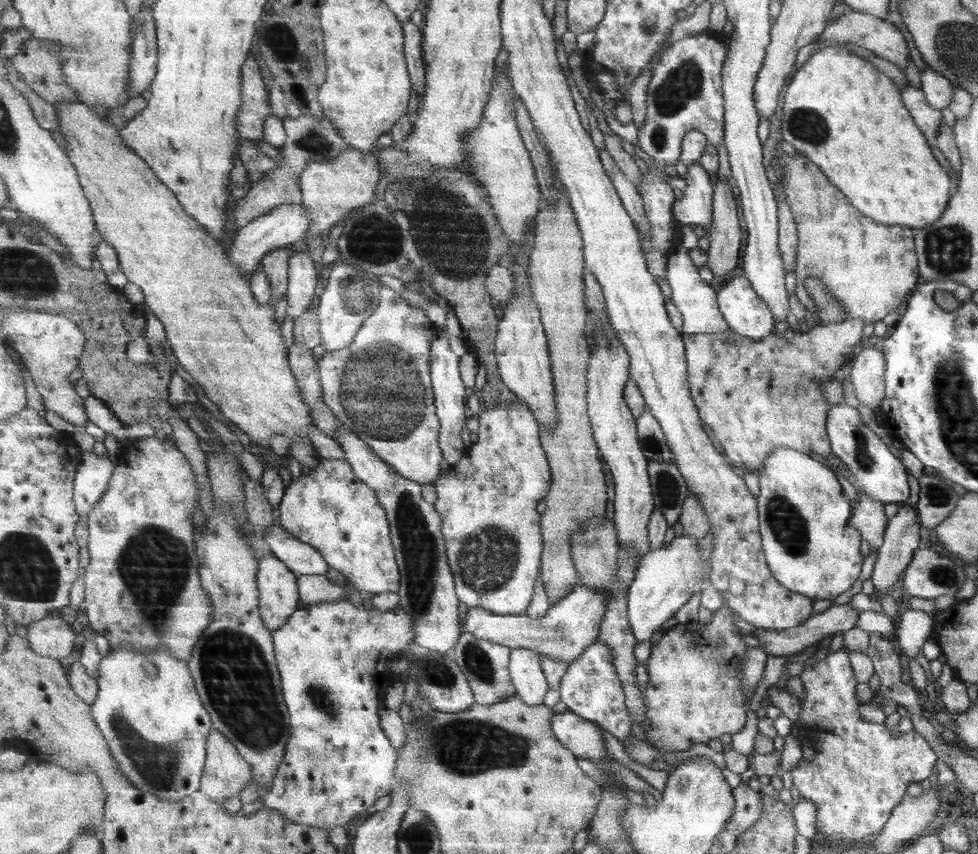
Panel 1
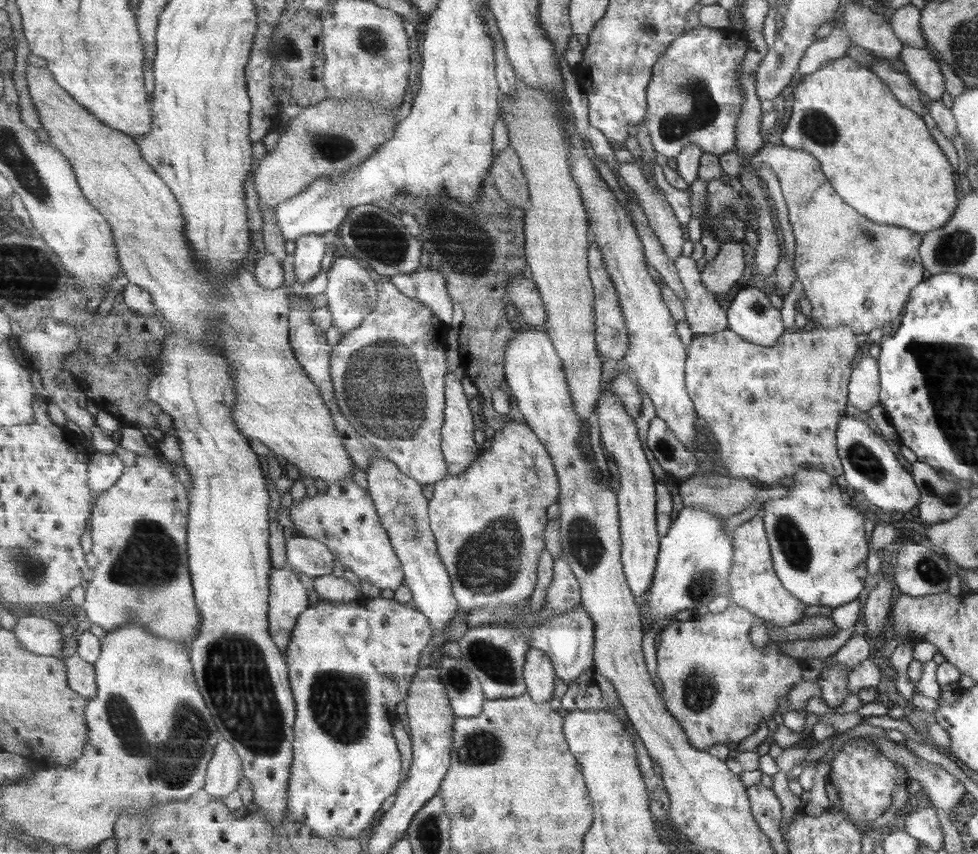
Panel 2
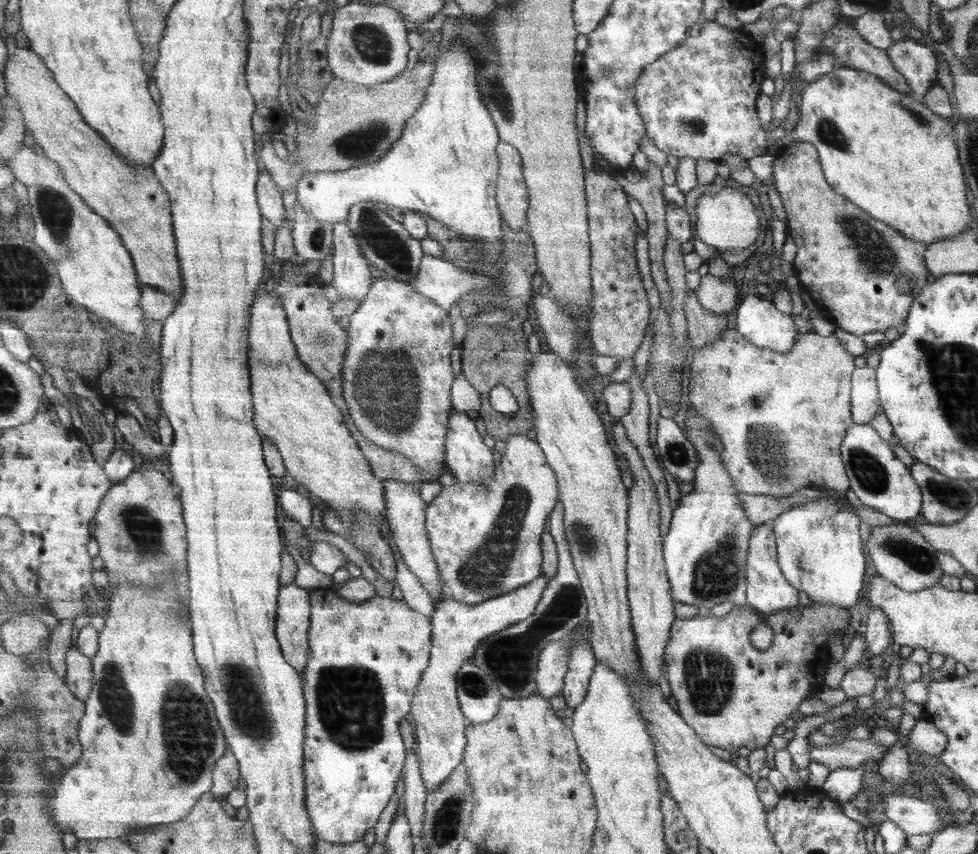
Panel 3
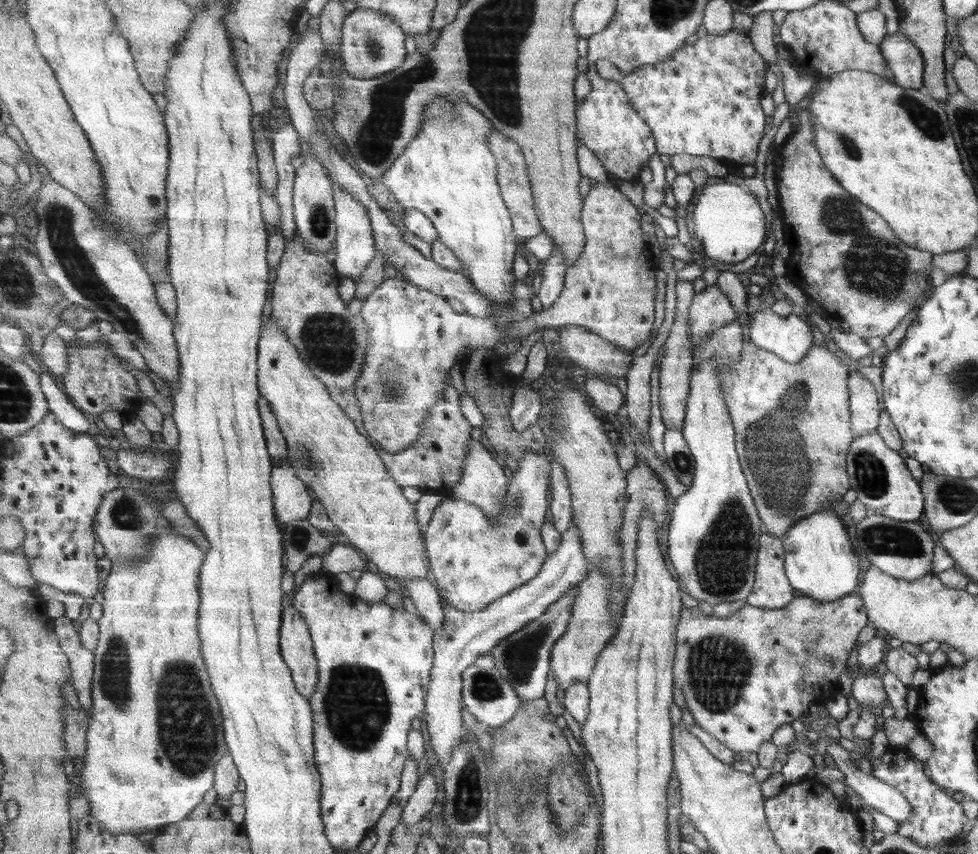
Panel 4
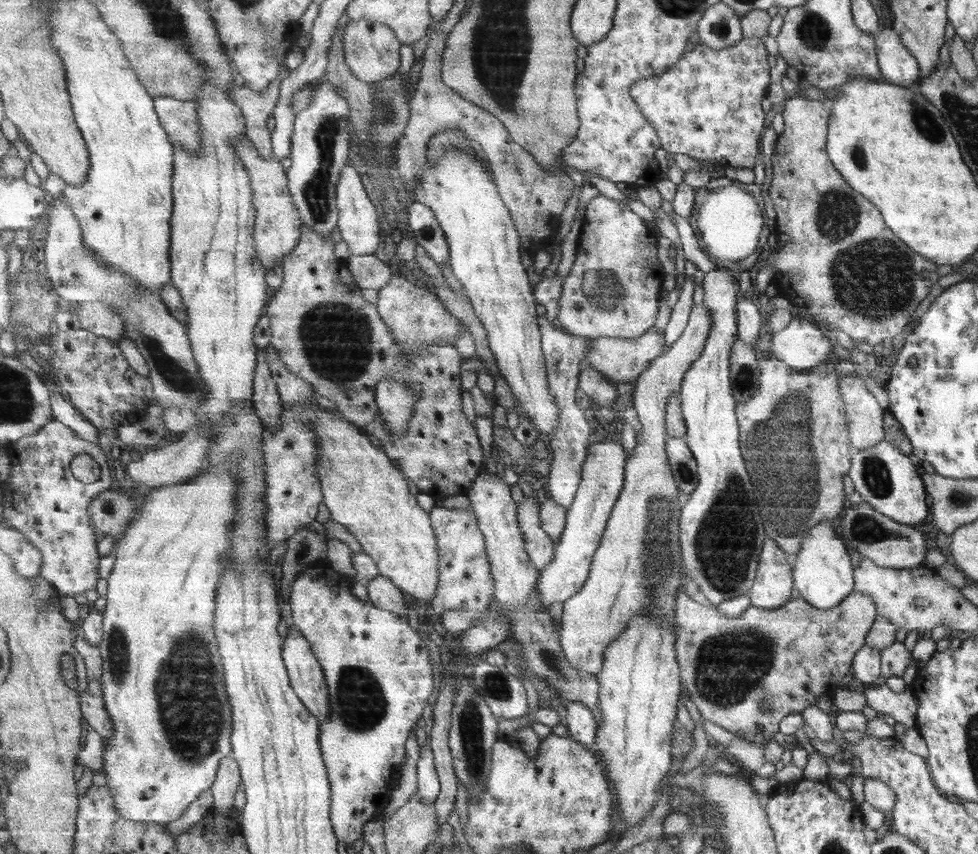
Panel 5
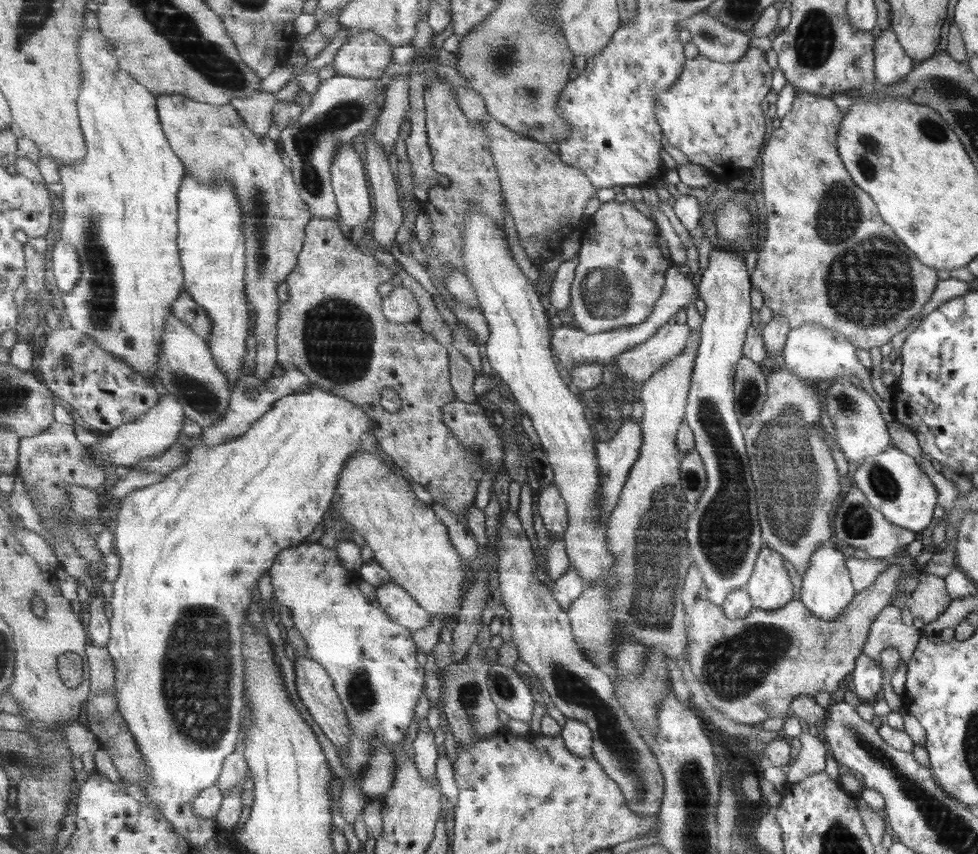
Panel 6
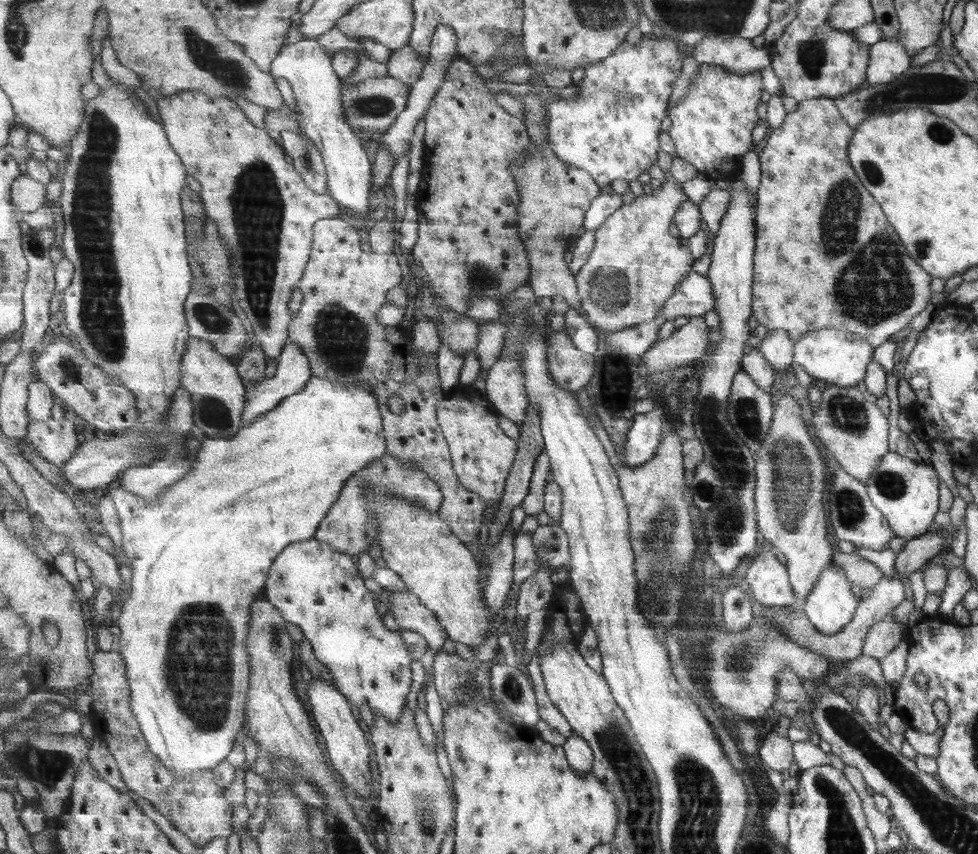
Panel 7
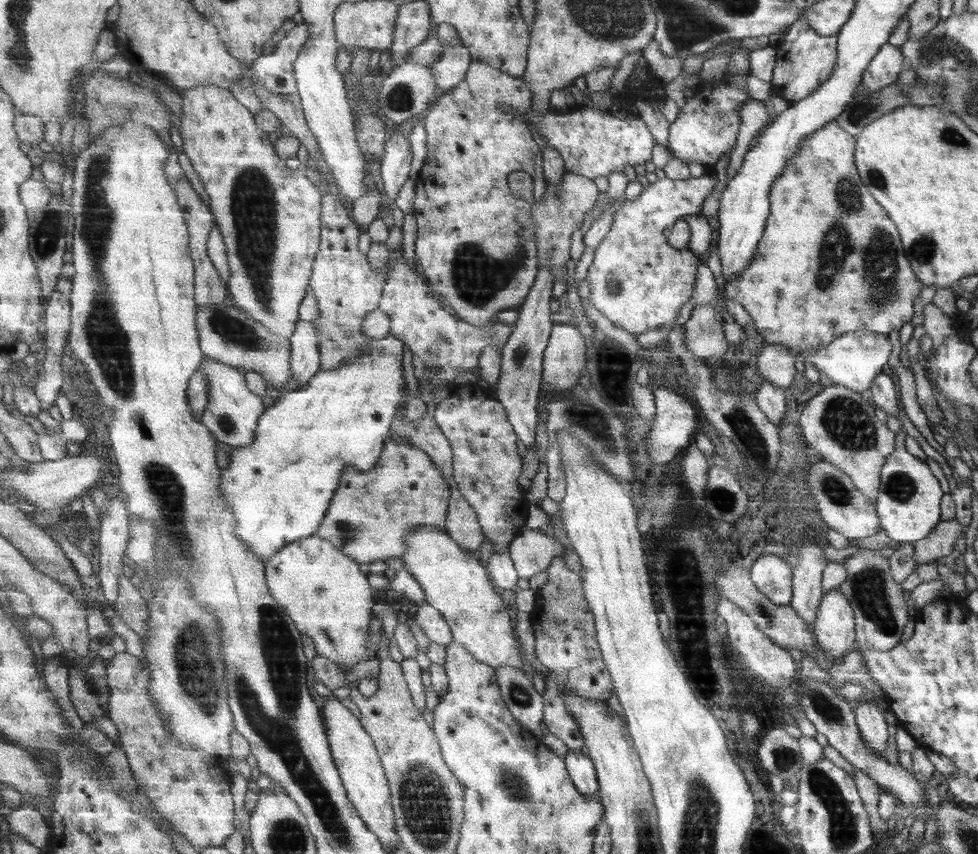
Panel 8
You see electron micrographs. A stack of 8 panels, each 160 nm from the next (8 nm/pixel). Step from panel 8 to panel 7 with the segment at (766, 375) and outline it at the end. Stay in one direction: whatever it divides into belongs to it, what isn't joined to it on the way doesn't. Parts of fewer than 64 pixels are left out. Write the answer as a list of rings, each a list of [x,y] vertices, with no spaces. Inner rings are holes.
[[[781,329],[767,331],[767,336],[761,339],[758,351],[772,366],[775,373],[781,373],[785,377],[790,371],[792,362],[793,342],[789,340],[787,333]]]

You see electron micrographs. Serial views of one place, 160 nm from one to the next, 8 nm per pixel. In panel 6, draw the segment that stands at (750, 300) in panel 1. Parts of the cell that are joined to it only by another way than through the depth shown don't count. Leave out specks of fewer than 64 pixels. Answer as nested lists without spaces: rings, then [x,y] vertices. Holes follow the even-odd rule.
[[[803,323],[789,329],[781,354],[786,369],[802,379],[831,382],[837,378],[847,381],[850,376],[856,376],[859,380],[869,382],[869,372],[865,372],[855,357],[855,347],[839,331],[820,327],[819,324]]]

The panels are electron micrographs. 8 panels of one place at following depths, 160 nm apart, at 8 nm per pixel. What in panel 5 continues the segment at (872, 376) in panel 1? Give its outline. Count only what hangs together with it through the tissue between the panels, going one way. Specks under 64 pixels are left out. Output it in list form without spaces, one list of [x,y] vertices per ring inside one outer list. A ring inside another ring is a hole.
[[[855,374],[844,375],[839,379],[838,387],[853,451],[873,447],[883,441],[884,410],[867,391],[863,381]]]

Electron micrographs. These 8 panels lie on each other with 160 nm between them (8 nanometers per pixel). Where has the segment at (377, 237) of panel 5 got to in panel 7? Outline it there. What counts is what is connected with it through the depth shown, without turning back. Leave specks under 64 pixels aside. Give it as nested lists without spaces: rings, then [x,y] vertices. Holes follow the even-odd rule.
[[[317,40],[286,43],[272,64],[272,76],[285,78],[294,90],[301,116],[302,130],[321,151],[323,165],[328,172],[329,194],[342,207],[365,214],[369,210],[372,194],[371,164],[367,150],[357,138],[345,116],[342,101],[342,80],[335,72],[332,57]]]

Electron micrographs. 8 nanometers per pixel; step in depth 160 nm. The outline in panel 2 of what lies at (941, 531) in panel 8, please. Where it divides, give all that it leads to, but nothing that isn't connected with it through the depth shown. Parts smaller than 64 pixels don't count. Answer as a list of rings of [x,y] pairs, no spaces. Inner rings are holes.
[[[730,602],[723,610],[722,613],[716,613],[714,615],[708,615],[707,617],[694,617],[687,621],[674,621],[670,625],[664,627],[660,632],[660,643],[657,651],[657,664],[658,664],[658,677],[663,684],[663,700],[666,701],[667,709],[671,711],[671,714],[682,724],[682,727],[686,729],[687,736],[690,737],[691,744],[695,745],[702,751],[708,751],[712,746],[716,744],[727,744],[728,742],[739,742],[744,738],[747,738],[749,734],[753,734],[757,730],[757,724],[759,720],[761,722],[767,722],[769,718],[772,718],[771,714],[775,712],[777,708],[777,700],[781,696],[786,696],[788,690],[801,681],[801,661],[783,655],[778,649],[779,641],[769,641],[763,648],[755,648],[751,641],[748,639],[748,632],[751,626],[759,626],[764,624],[764,620],[753,616],[750,612],[747,612],[744,608],[737,606],[735,603]]]

